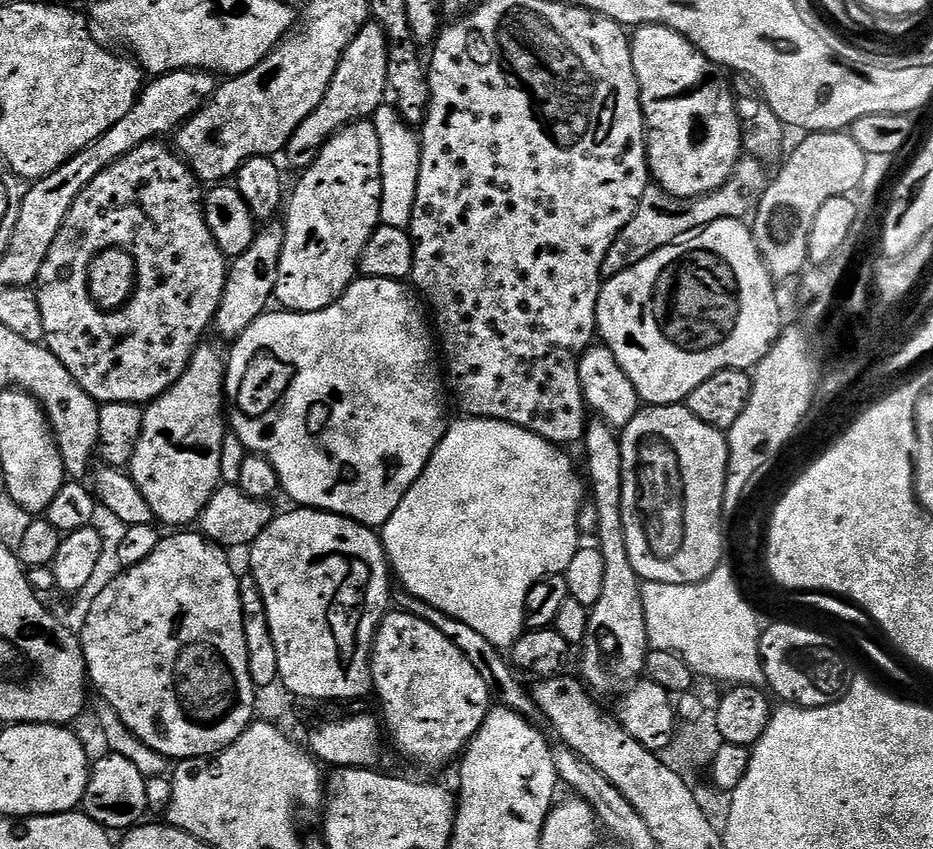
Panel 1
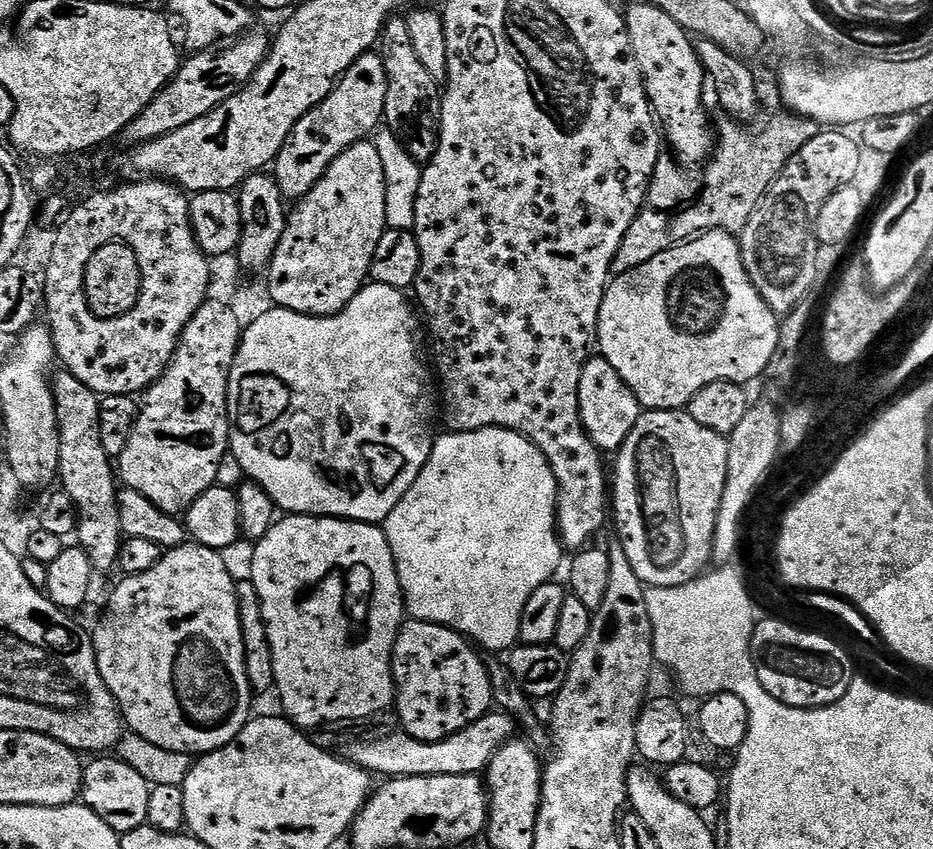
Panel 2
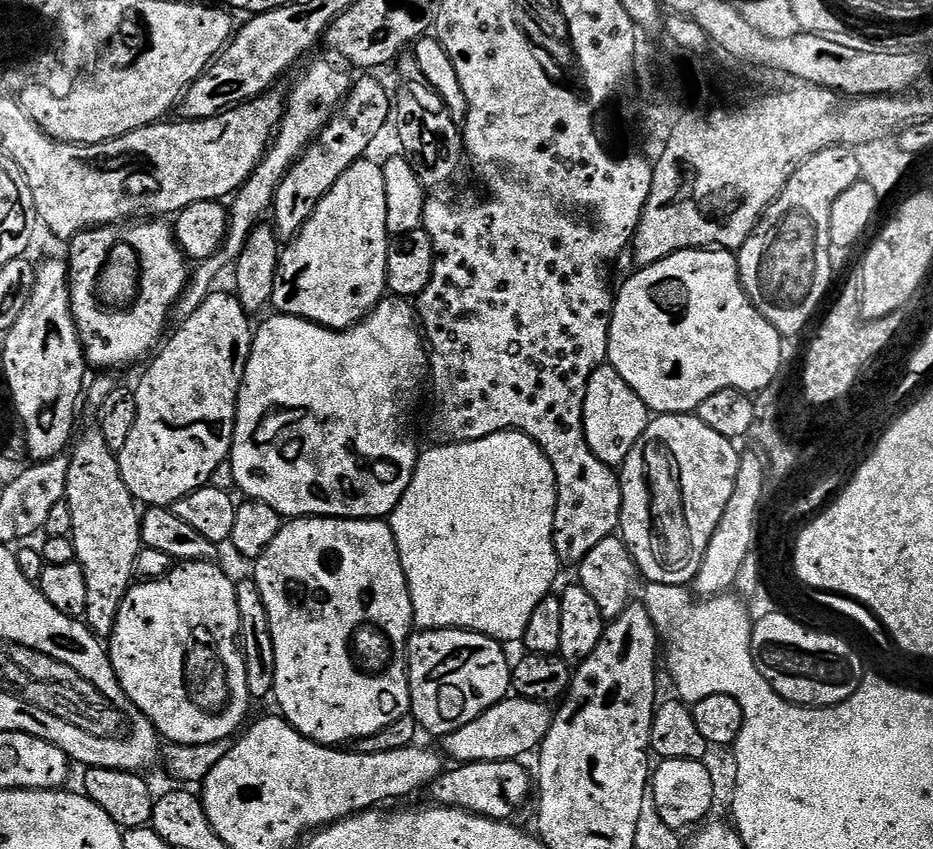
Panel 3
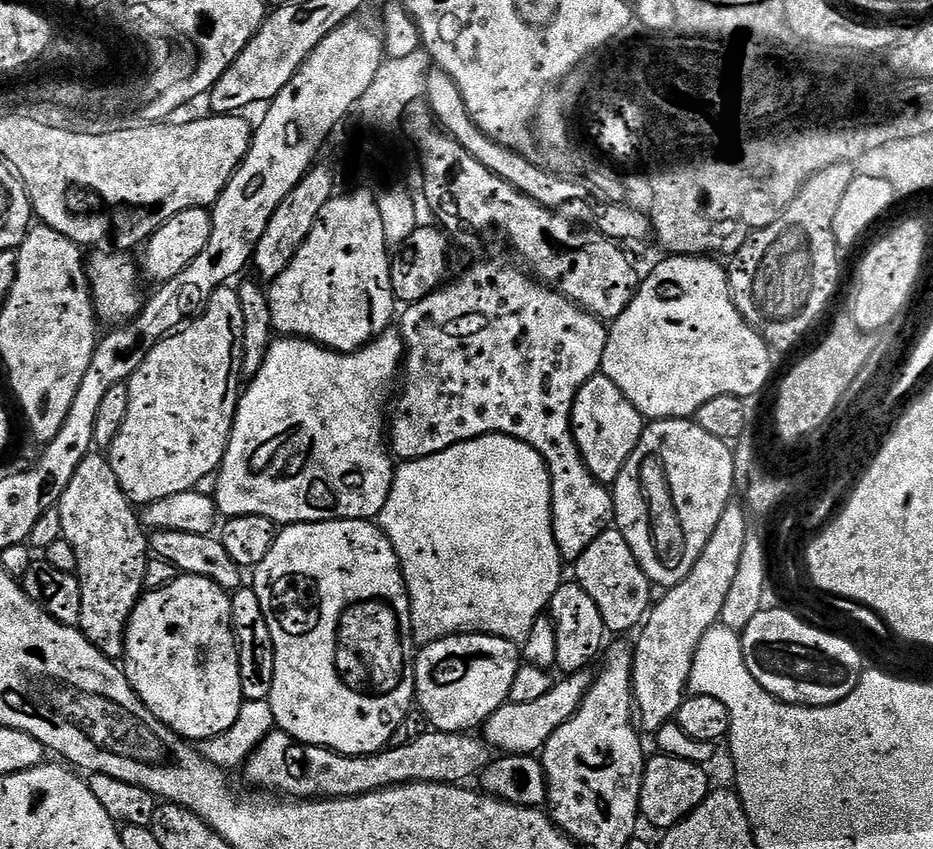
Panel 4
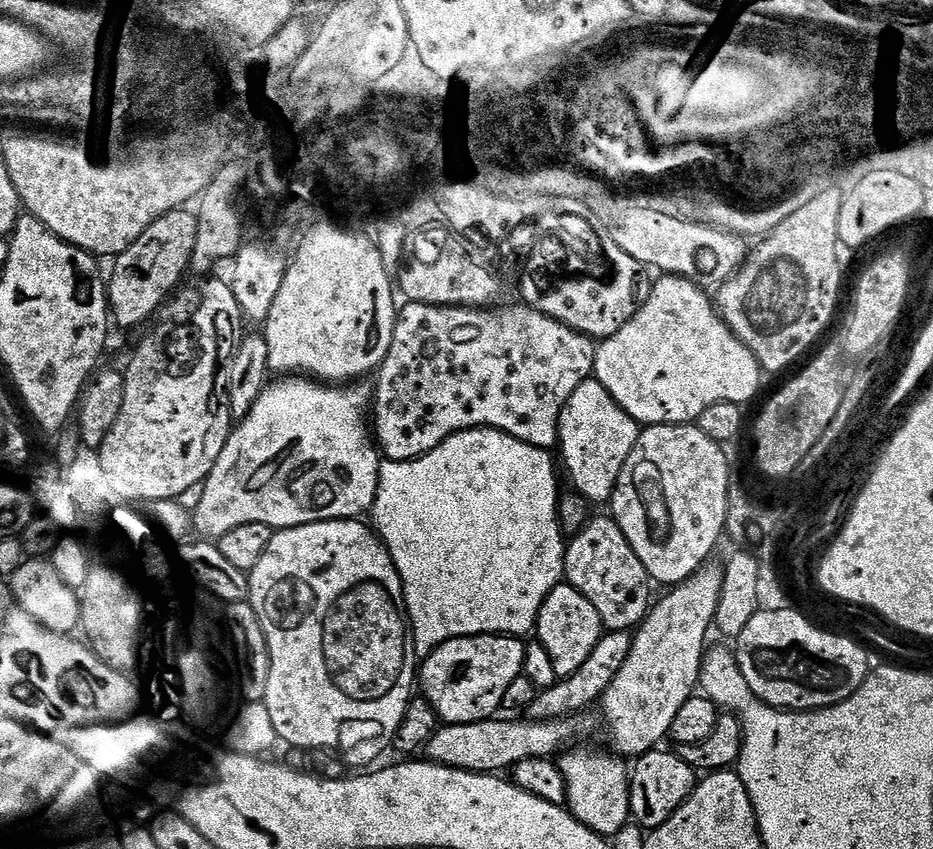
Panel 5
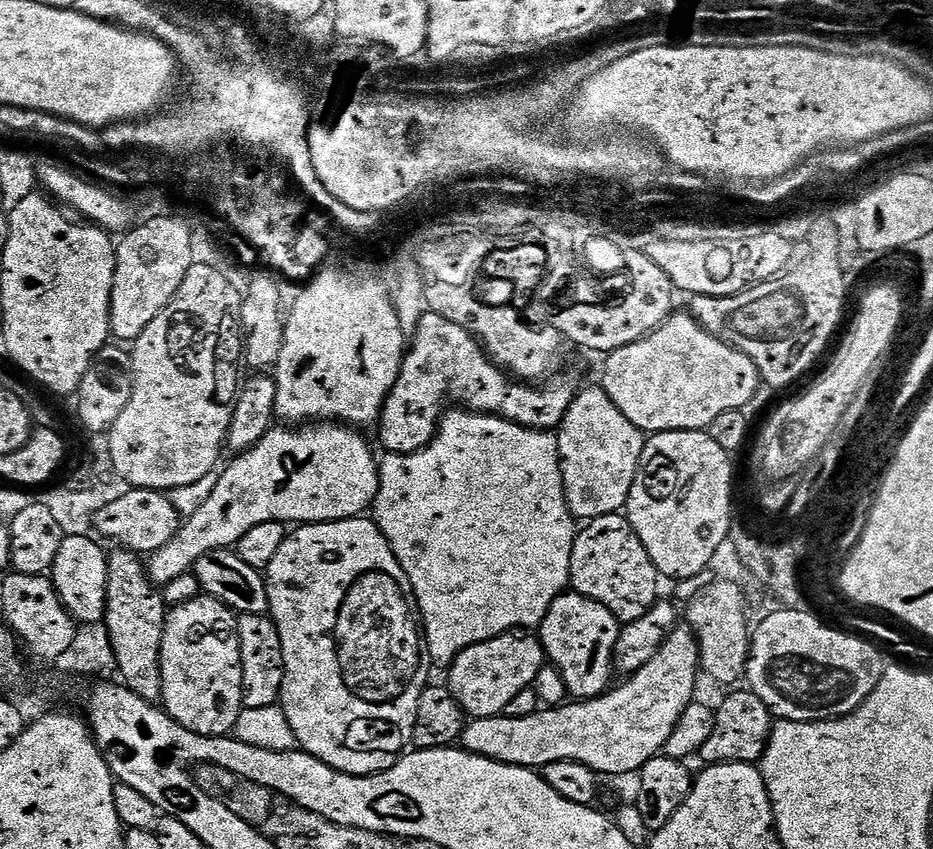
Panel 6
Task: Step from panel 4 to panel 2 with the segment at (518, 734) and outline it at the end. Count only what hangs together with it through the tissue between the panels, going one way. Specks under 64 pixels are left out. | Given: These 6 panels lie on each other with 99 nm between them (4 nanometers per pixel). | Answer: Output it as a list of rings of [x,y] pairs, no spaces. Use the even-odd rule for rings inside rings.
[[[490,710],[470,726],[450,734],[438,742],[422,742],[413,736],[396,730],[393,736],[384,736],[381,740],[360,740],[352,744],[346,752],[347,759],[362,770],[379,774],[382,778],[398,776],[441,776],[442,774],[462,774],[475,776],[483,773],[494,754],[507,741],[517,735],[518,724],[503,710]]]

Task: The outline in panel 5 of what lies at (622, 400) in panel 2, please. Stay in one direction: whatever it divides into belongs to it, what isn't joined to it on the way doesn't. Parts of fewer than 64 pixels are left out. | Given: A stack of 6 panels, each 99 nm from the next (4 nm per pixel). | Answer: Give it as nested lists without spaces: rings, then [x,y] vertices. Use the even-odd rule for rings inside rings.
[[[595,378],[584,380],[570,394],[560,415],[560,442],[558,452],[564,455],[568,476],[576,486],[575,491],[593,505],[611,501],[620,476],[630,454],[640,440],[641,425]]]

